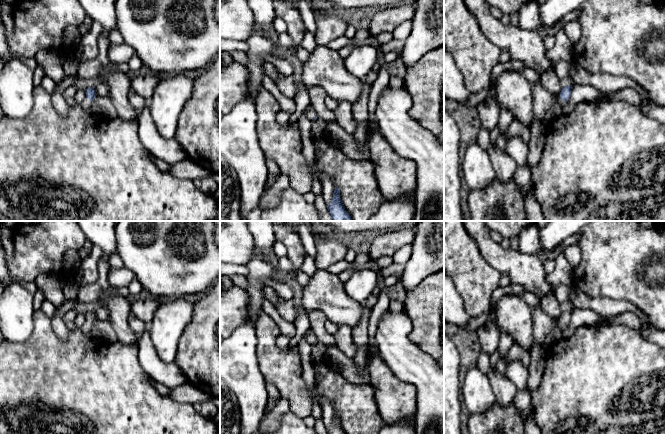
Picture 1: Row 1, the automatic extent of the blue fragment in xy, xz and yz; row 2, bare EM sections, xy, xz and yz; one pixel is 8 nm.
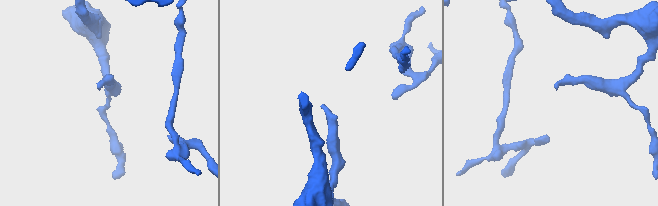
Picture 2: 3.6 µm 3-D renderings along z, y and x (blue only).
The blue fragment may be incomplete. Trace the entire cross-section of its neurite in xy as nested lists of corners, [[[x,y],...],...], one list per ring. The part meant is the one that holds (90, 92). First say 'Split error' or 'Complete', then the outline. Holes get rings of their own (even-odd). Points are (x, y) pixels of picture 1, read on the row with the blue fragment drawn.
Split error. [[[89,87],[89,88],[85,89],[85,91],[86,91],[86,98],[81,103],[81,107],[87,113],[91,113],[91,106],[93,104],[93,99],[96,97],[96,92],[93,87]]]

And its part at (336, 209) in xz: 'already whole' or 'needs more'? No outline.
already whole

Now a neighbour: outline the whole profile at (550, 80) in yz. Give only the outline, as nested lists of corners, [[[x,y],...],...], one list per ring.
[[[552,68],[551,70],[540,75],[540,81],[544,88],[546,88],[551,93],[559,95],[562,86],[560,84],[560,78],[557,76],[555,70]]]

